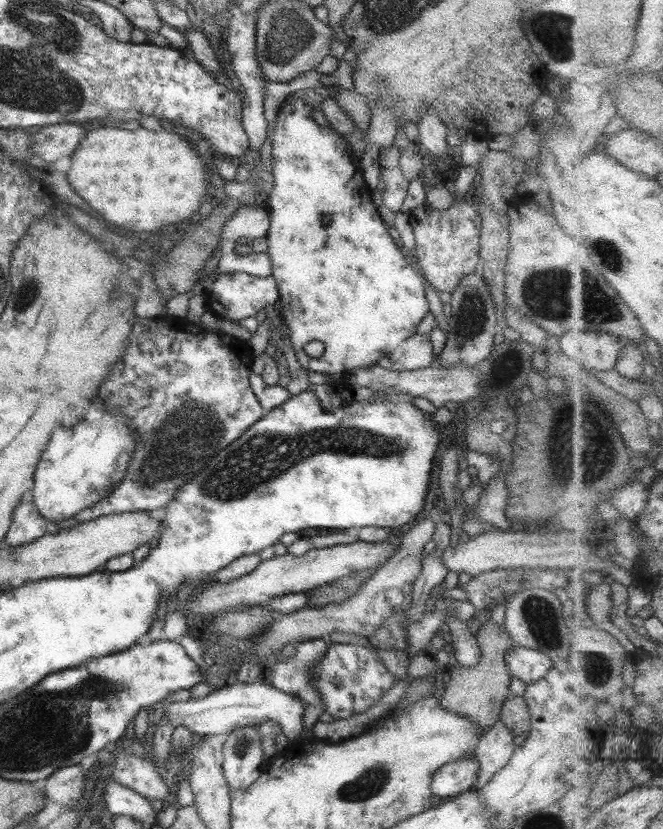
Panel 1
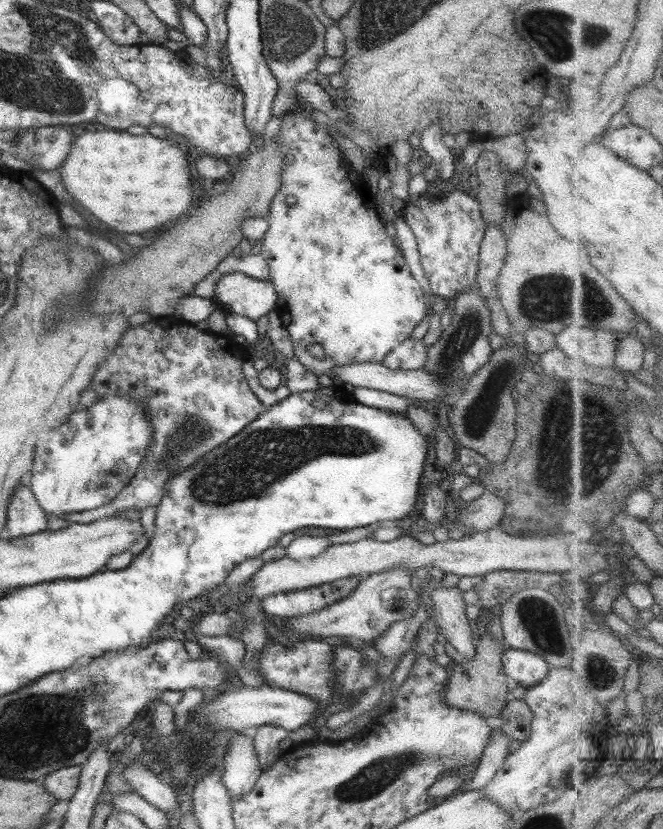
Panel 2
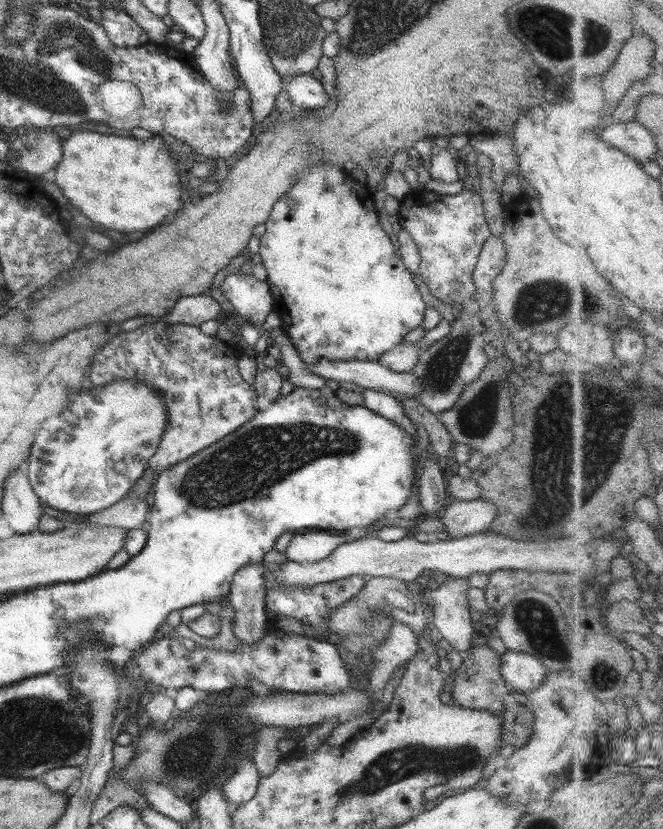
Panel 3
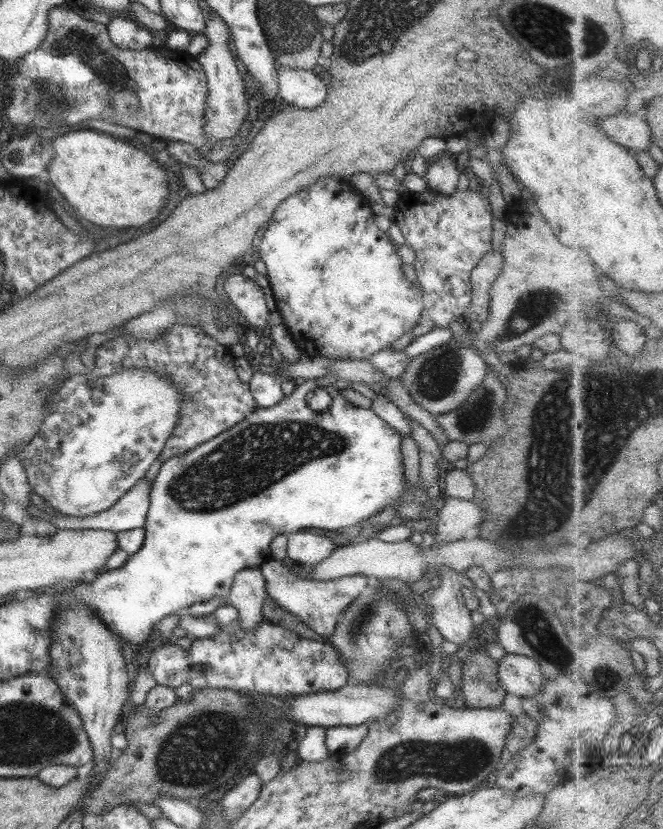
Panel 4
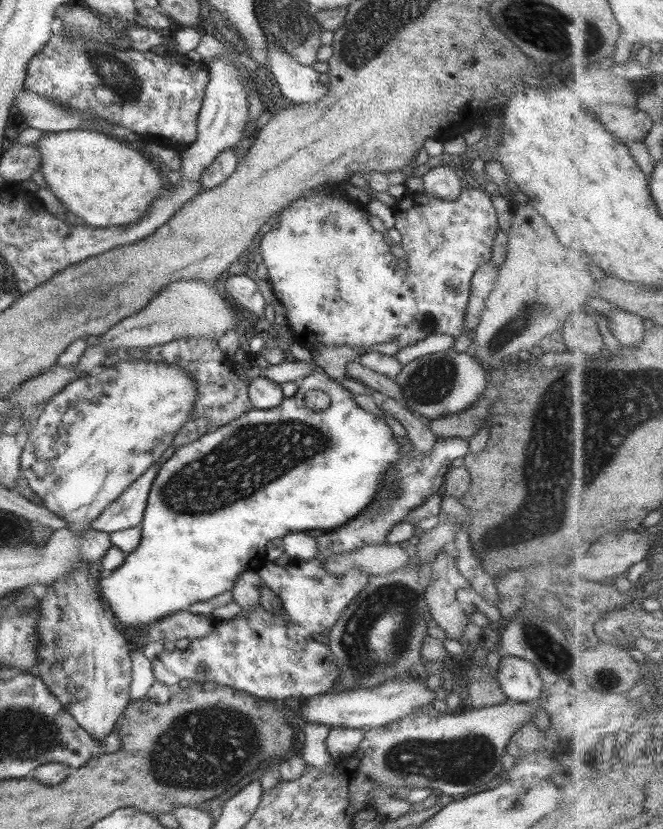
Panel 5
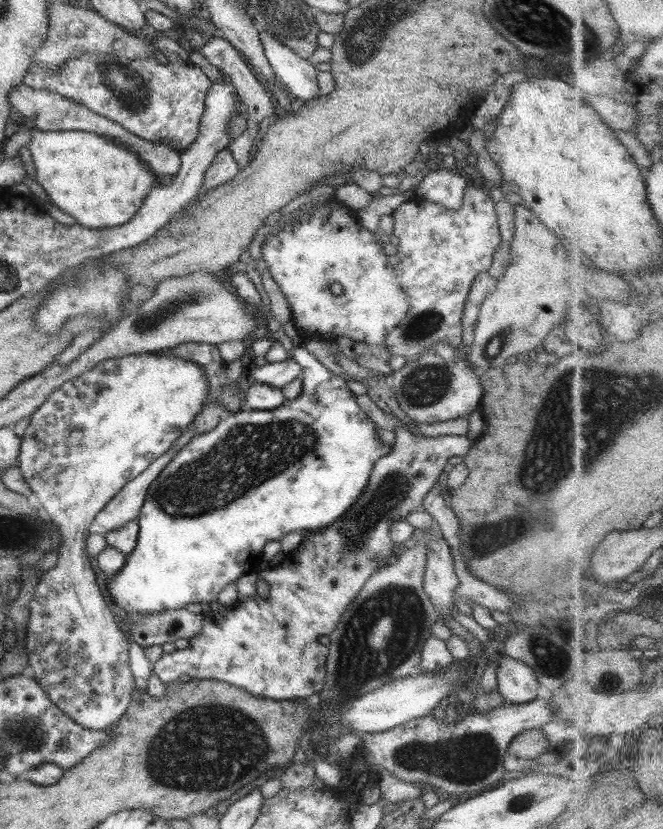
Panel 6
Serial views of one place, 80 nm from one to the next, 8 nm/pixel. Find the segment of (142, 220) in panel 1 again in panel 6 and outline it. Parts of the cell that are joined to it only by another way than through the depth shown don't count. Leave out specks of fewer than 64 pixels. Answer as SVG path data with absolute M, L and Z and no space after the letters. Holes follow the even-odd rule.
M31 128L31 139L27 145L35 166L35 180L49 200L73 216L79 226L89 229L123 225L135 216L151 186L156 186L157 177L137 156L129 154L116 141L87 131L40 131Z

